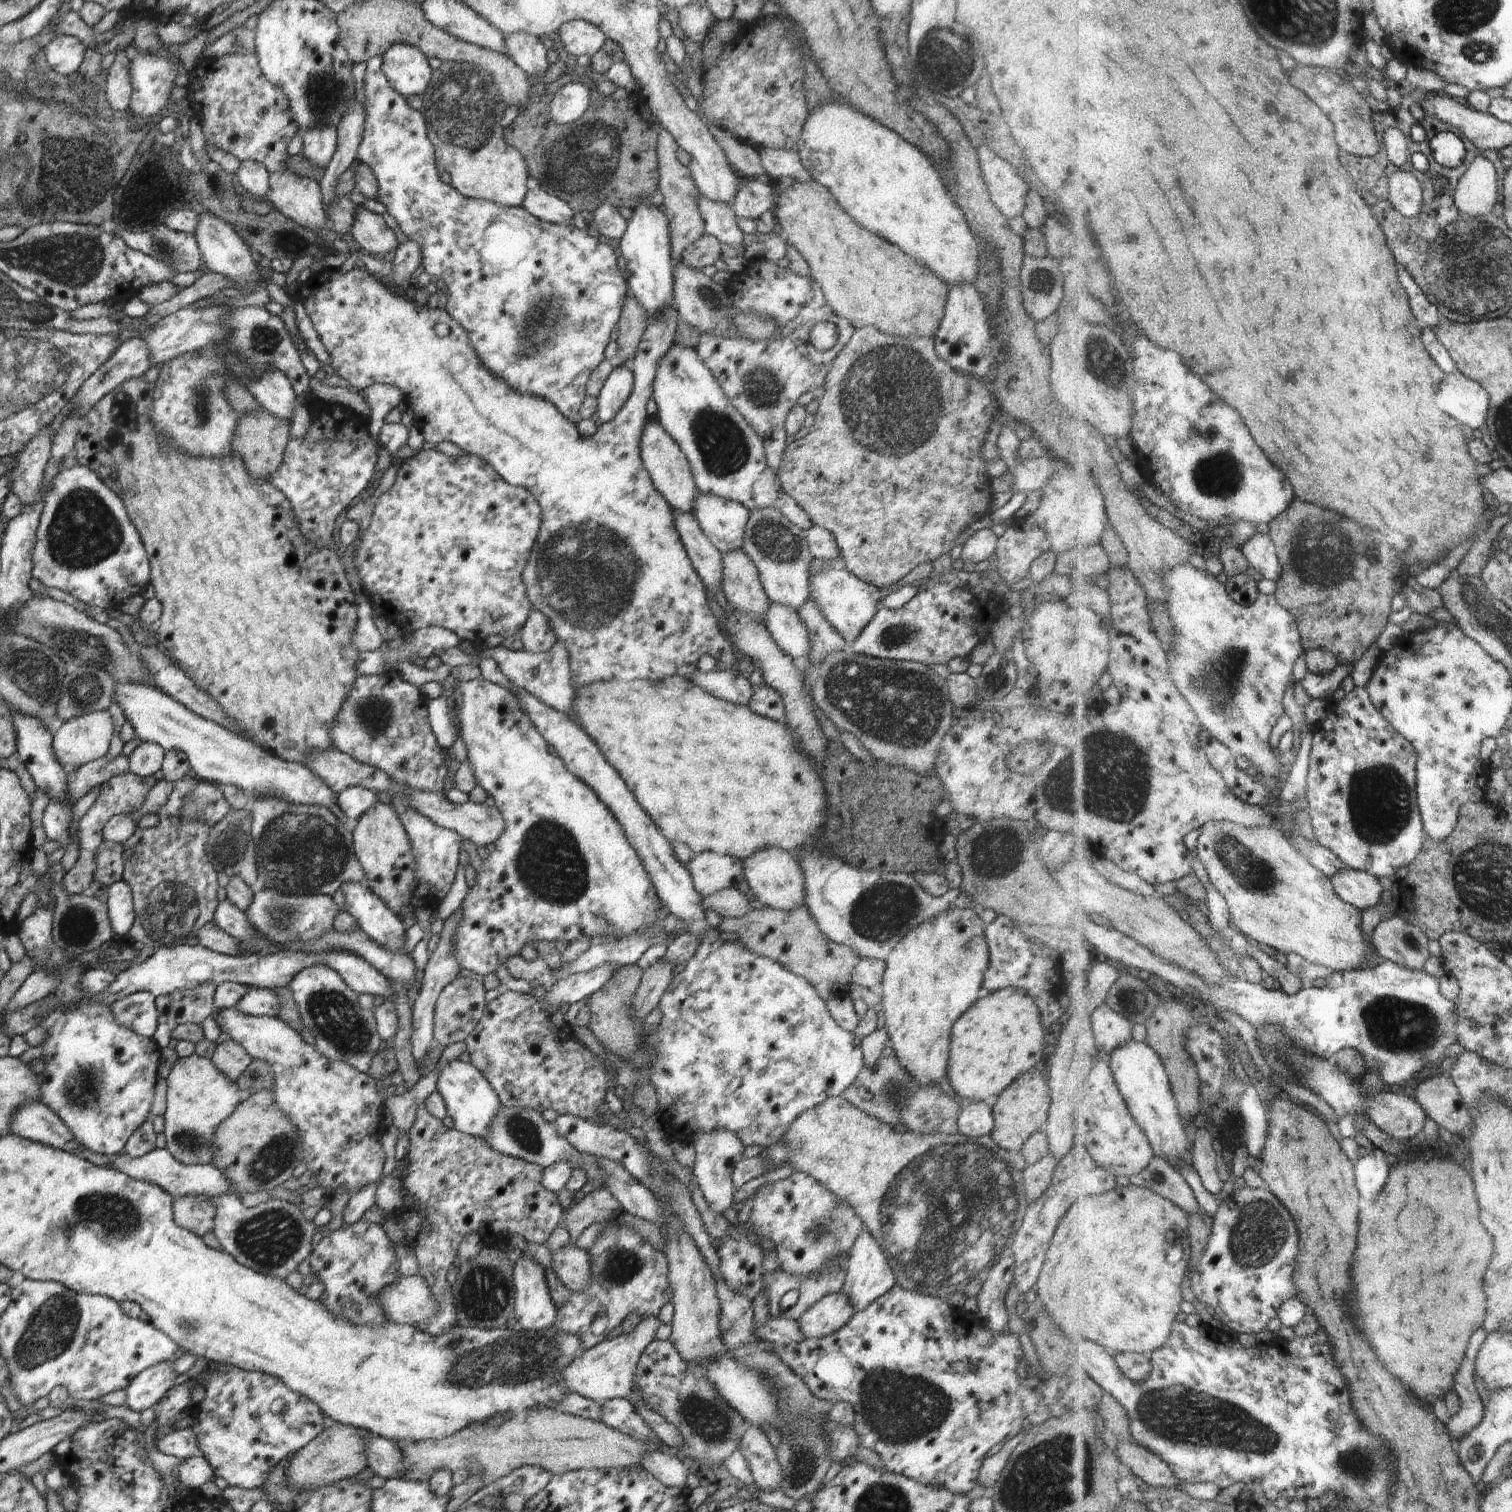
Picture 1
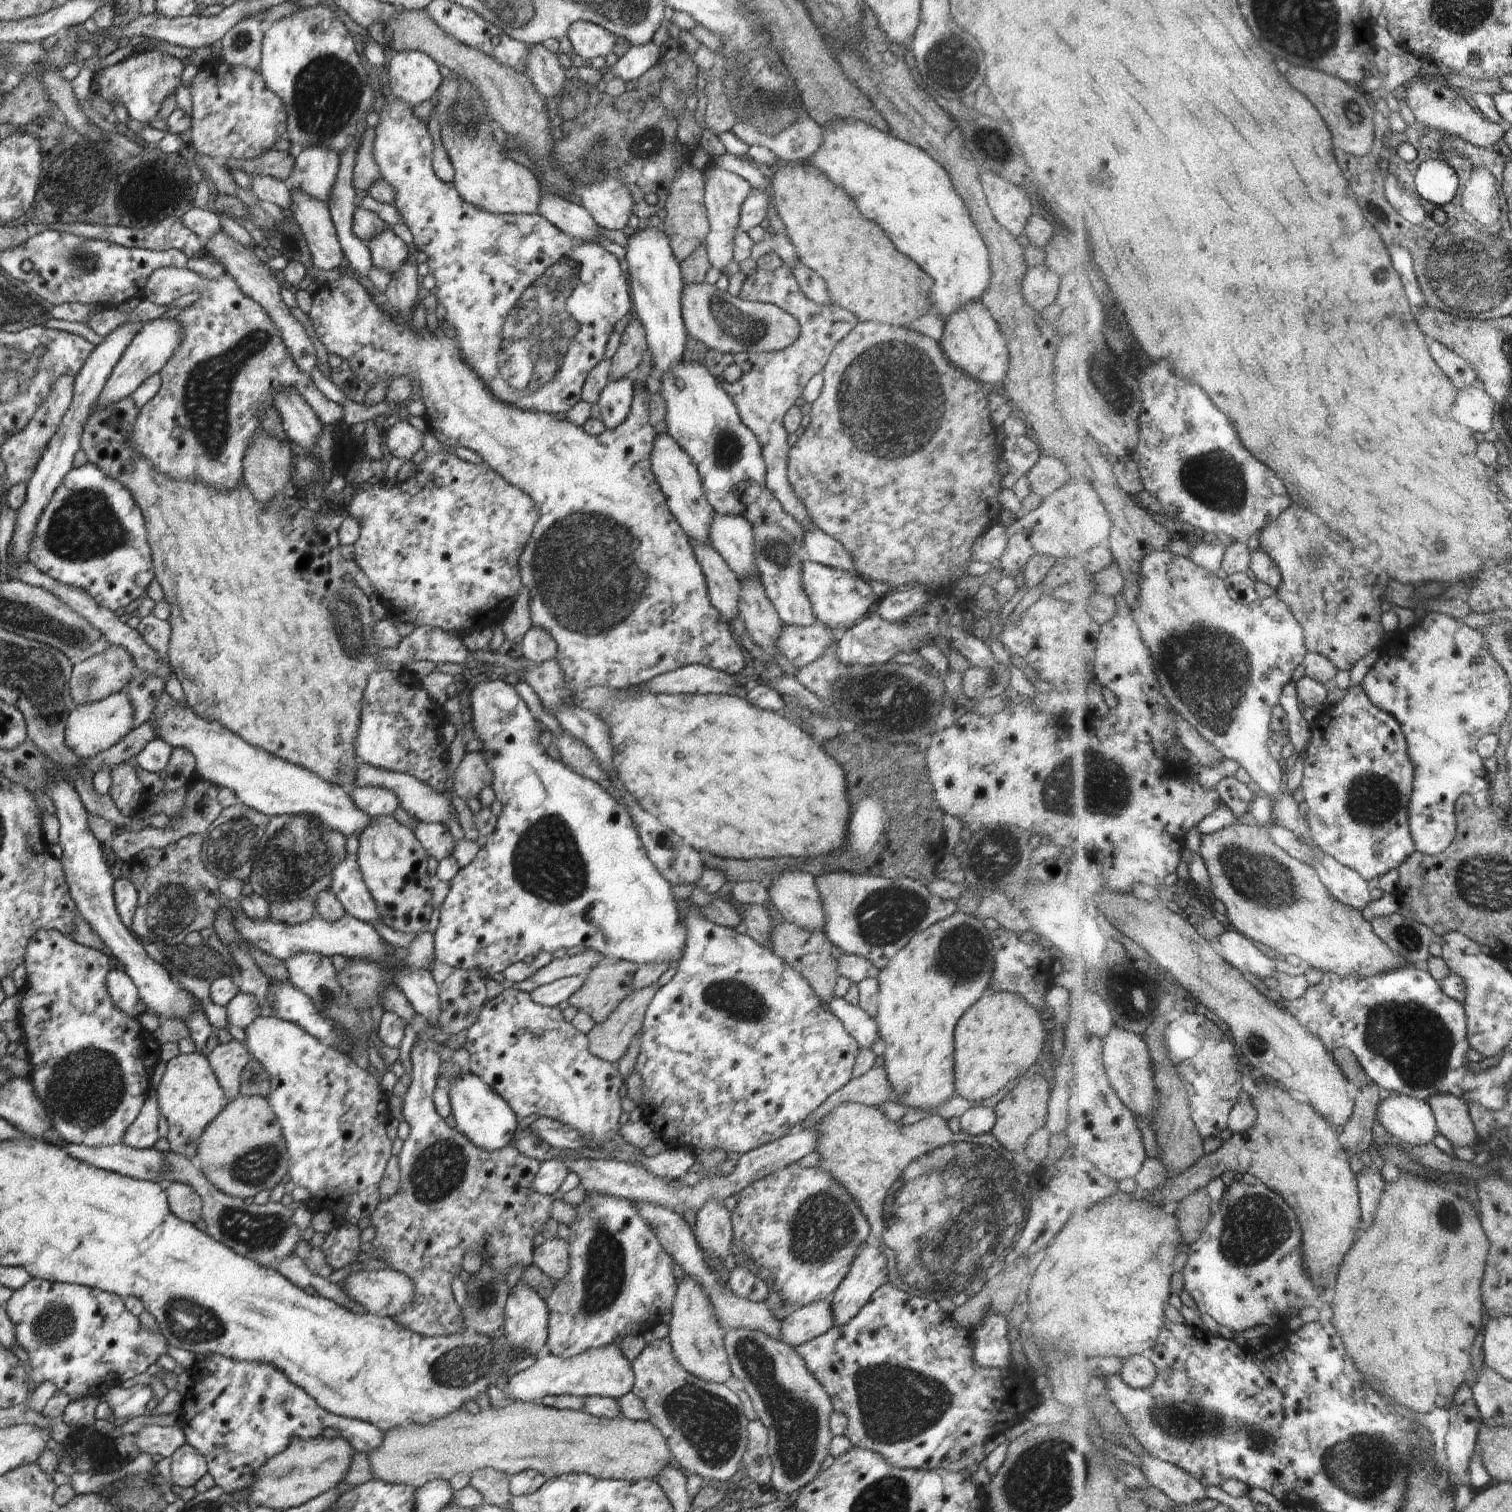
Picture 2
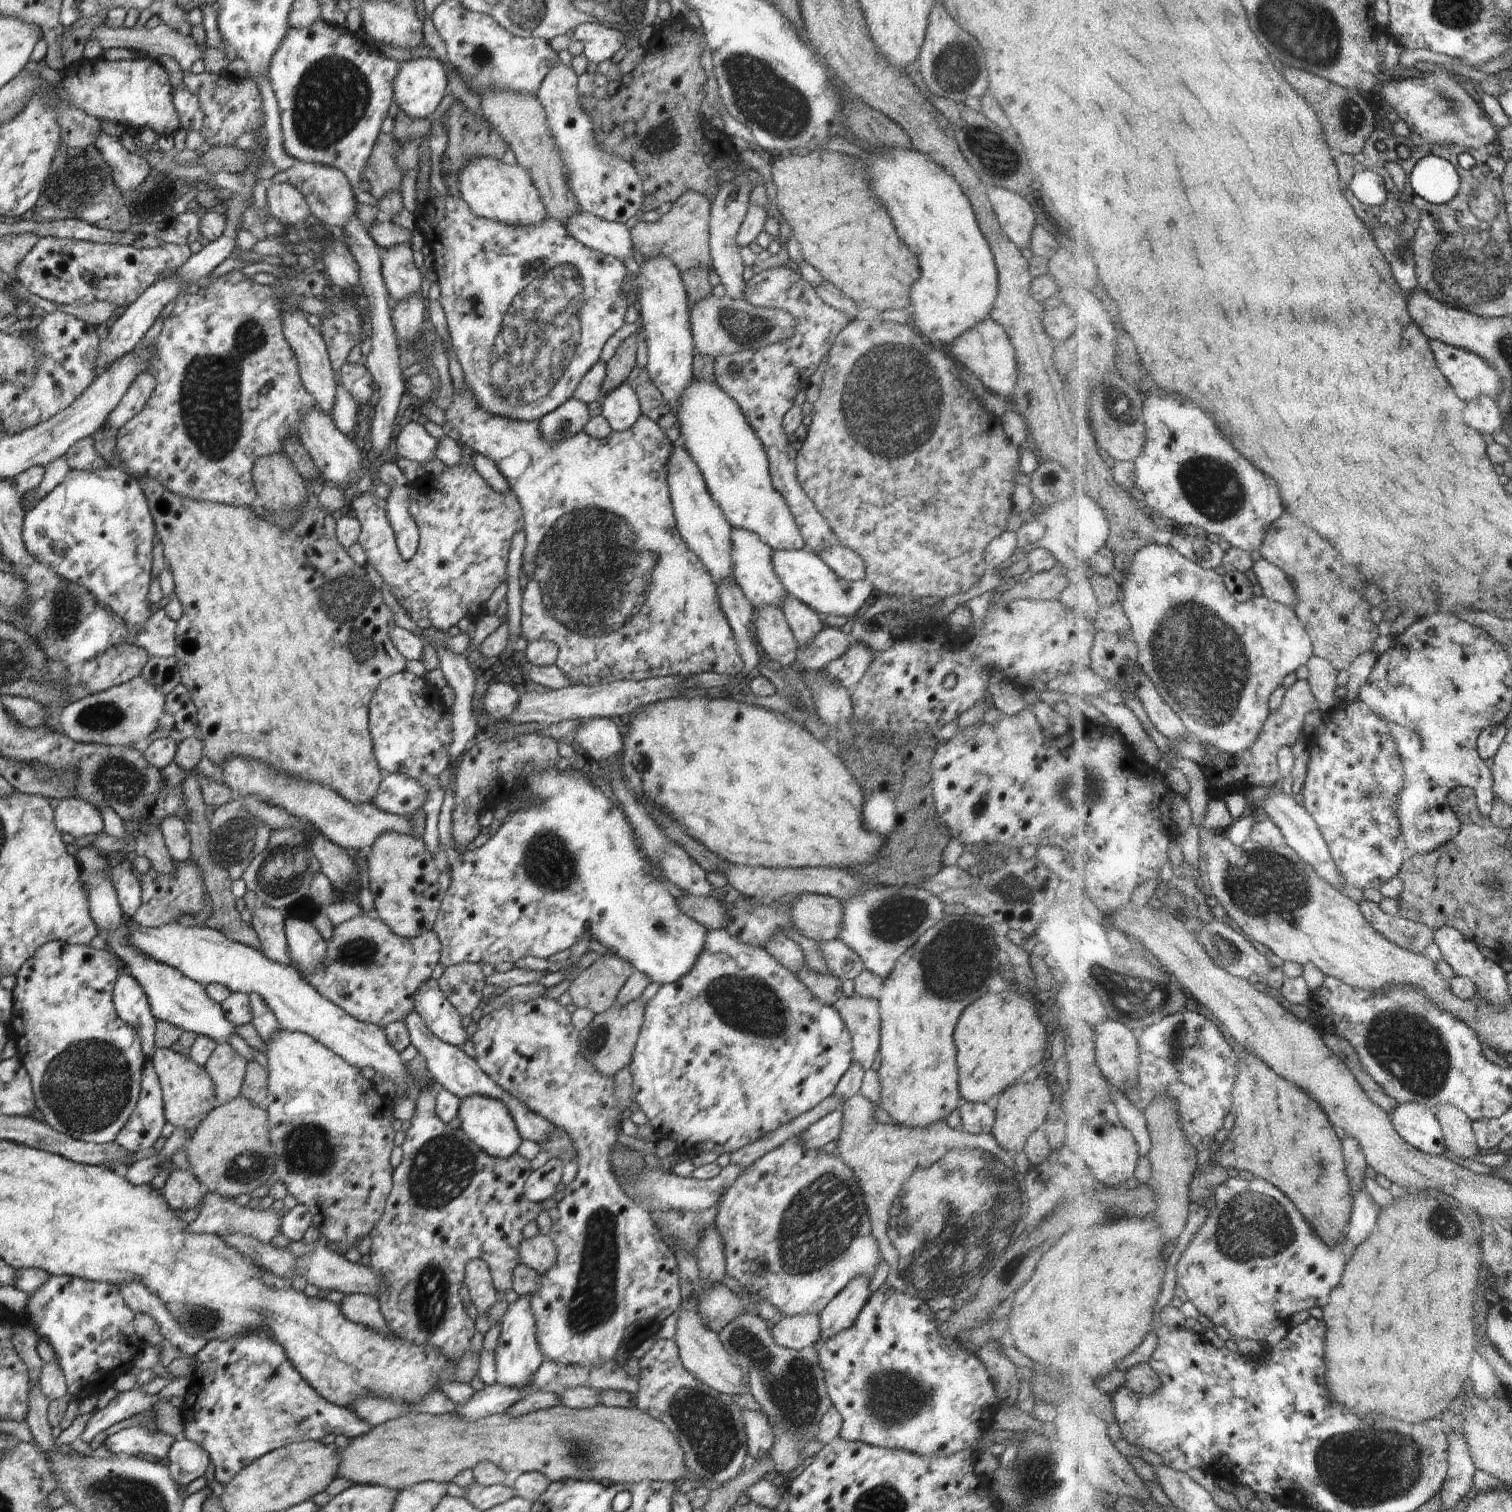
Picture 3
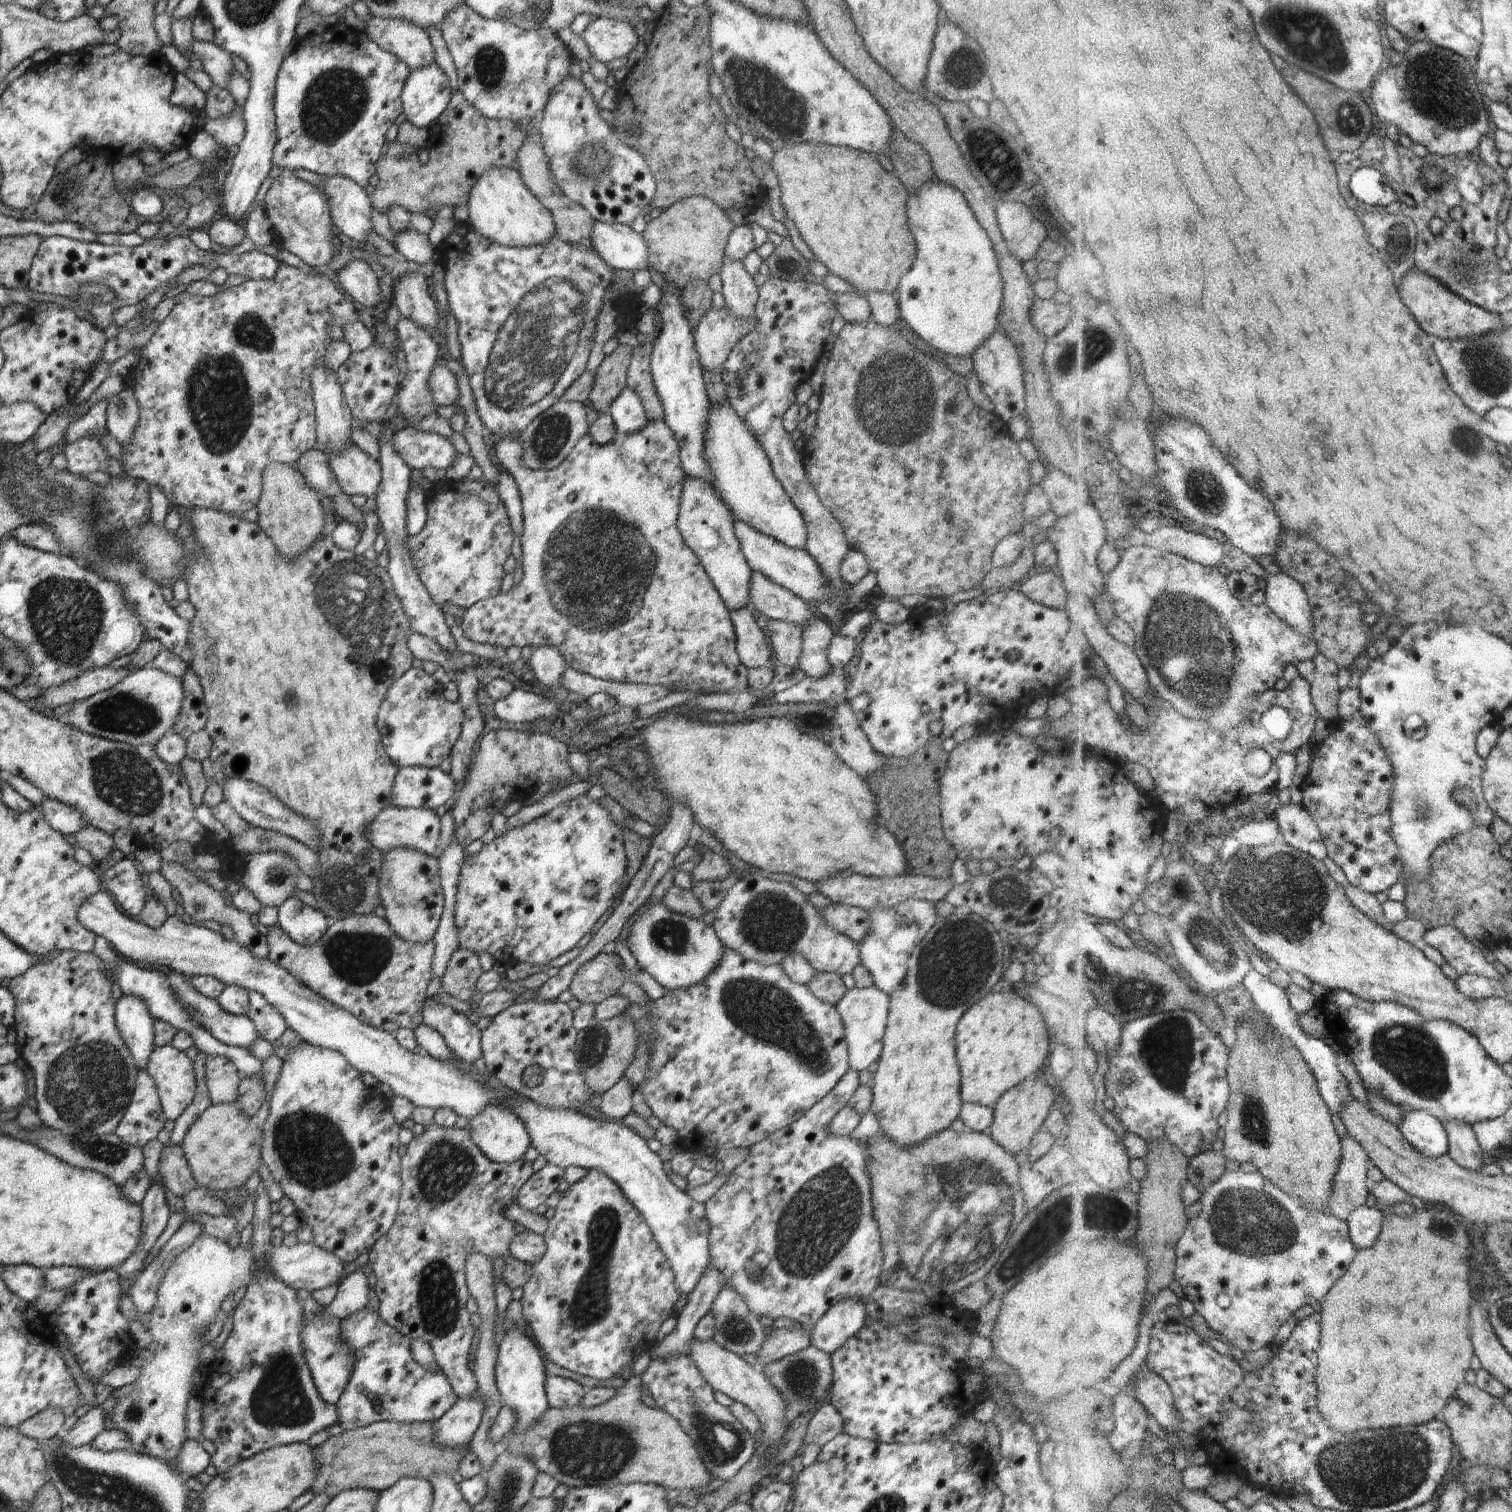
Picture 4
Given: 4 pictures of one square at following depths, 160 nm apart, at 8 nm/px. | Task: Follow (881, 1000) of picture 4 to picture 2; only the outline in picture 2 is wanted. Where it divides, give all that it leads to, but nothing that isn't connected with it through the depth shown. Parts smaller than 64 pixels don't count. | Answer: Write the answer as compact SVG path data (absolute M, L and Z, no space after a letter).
M834 997L827 1006L842 1021L847 1033L856 1039L859 1048L872 1046L879 1038L877 1022L859 1005L852 1005L844 997Z

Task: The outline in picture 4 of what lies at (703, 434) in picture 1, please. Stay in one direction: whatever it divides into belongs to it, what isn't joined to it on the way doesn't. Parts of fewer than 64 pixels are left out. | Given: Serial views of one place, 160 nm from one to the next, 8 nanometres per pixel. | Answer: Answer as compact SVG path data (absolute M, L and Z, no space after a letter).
M728 402L712 405L704 433L704 454L713 479L711 485L736 521L742 521L794 549L804 549L807 530L802 513L774 476L768 455L748 430L748 422Z

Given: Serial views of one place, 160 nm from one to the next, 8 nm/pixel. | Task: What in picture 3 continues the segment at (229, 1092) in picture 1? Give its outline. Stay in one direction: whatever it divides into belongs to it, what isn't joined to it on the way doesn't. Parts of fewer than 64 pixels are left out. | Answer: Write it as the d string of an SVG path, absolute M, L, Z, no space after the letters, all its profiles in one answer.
M172 1048L156 1049L150 1057L150 1062L153 1064L163 1092L165 1119L176 1129L184 1129L192 1136L200 1122L219 1104L210 1075L198 1059L175 1053Z

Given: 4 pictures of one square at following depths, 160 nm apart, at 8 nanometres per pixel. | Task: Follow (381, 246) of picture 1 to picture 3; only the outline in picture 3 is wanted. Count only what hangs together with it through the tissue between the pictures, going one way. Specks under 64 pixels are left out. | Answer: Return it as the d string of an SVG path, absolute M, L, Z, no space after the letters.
M392 245L384 249L381 271L386 288L392 298L403 301L410 295L420 295L420 285L424 282L423 270L414 264L410 245Z

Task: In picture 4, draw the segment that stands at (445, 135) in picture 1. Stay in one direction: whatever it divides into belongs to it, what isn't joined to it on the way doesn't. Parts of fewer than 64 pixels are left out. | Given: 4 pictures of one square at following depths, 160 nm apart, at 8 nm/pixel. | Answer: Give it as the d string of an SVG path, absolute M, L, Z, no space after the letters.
M511 167L487 168L472 185L468 197L469 220L479 233L505 247L529 247L548 242L556 235L550 211L524 184L518 171Z

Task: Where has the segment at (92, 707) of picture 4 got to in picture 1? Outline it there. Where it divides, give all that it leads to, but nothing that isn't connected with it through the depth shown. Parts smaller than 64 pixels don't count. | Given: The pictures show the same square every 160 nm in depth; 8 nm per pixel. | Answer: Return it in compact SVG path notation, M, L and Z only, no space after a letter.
M108 710L80 715L78 718L66 721L53 734L52 746L57 761L64 767L70 765L75 768L106 756L113 732L114 722Z

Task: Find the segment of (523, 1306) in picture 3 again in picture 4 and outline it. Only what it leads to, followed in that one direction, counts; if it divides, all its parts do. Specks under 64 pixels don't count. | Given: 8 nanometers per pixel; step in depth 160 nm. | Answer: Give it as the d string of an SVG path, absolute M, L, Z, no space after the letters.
M512 1323L508 1324L502 1340L498 1343L498 1352L495 1366L495 1379L502 1395L504 1405L512 1407L518 1417L517 1426L514 1429L529 1429L544 1411L550 1407L545 1395L545 1368L544 1360L532 1337L525 1330Z

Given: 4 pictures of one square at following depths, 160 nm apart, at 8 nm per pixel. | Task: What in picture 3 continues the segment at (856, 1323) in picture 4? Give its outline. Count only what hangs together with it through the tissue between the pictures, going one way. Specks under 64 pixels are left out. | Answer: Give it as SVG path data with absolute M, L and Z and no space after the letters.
M864 1275L854 1277L818 1315L821 1338L827 1339L853 1325L858 1313L870 1298L869 1278Z

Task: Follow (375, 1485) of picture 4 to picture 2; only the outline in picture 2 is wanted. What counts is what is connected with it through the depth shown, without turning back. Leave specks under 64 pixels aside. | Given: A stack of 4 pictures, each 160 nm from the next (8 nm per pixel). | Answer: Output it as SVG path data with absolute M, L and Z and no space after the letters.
M512 1402L504 1408L500 1408L498 1410L490 1408L489 1410L480 1411L475 1415L466 1409L460 1409L452 1415L448 1415L447 1417L431 1422L429 1425L419 1425L408 1422L406 1426L400 1425L399 1427L390 1429L386 1433L383 1433L382 1444L376 1450L373 1450L367 1457L376 1479L383 1480L384 1482L390 1484L412 1485L415 1489L434 1479L449 1481L455 1474L464 1473L471 1475L475 1470L485 1468L494 1469L495 1471L507 1474L508 1476L530 1469L539 1472L542 1476L545 1476L547 1480L559 1477L563 1474L584 1473L599 1479L618 1479L637 1482L640 1479L654 1479L661 1468L664 1468L664 1466L671 1464L674 1461L666 1439L650 1421L635 1421L627 1419L624 1416L618 1417L617 1419L598 1418L589 1415L584 1411L557 1409L538 1404L538 1402Z

